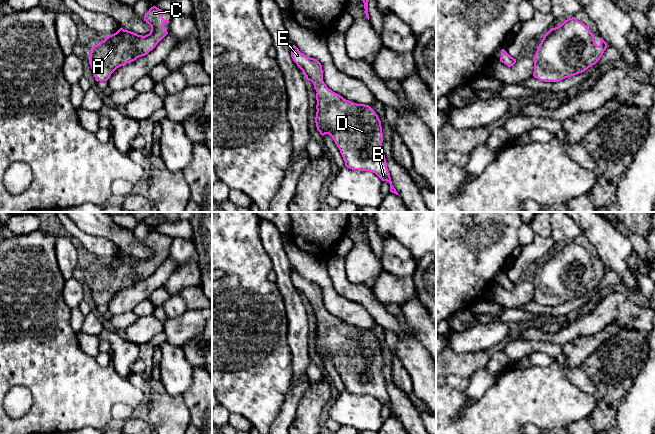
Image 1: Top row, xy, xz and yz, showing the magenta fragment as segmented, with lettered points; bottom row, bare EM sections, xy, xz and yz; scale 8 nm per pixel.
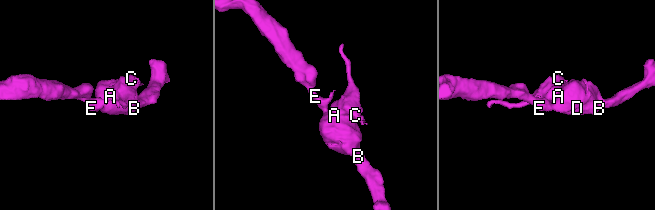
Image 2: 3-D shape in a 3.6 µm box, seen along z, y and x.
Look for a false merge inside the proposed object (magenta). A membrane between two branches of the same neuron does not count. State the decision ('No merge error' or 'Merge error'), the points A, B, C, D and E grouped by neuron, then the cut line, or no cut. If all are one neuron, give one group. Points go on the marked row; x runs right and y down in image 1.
No merge error. Groups: A B C D E. No split

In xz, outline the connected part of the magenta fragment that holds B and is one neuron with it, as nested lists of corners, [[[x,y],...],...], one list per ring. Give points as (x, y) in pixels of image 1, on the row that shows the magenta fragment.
[[[293,45],[291,57],[297,66],[303,71],[306,79],[311,81],[316,90],[316,117],[317,130],[323,136],[329,134],[340,150],[345,166],[352,170],[369,171],[375,173],[382,181],[390,184],[390,192],[399,195],[392,185],[389,170],[382,148],[383,133],[381,121],[375,111],[365,104],[357,104],[344,99],[333,92],[323,81],[323,70],[321,63],[314,58],[301,53]]]

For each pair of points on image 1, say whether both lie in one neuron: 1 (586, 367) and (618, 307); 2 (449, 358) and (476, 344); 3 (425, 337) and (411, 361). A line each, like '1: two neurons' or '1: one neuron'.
1: two neurons
2: two neurons
3: two neurons

